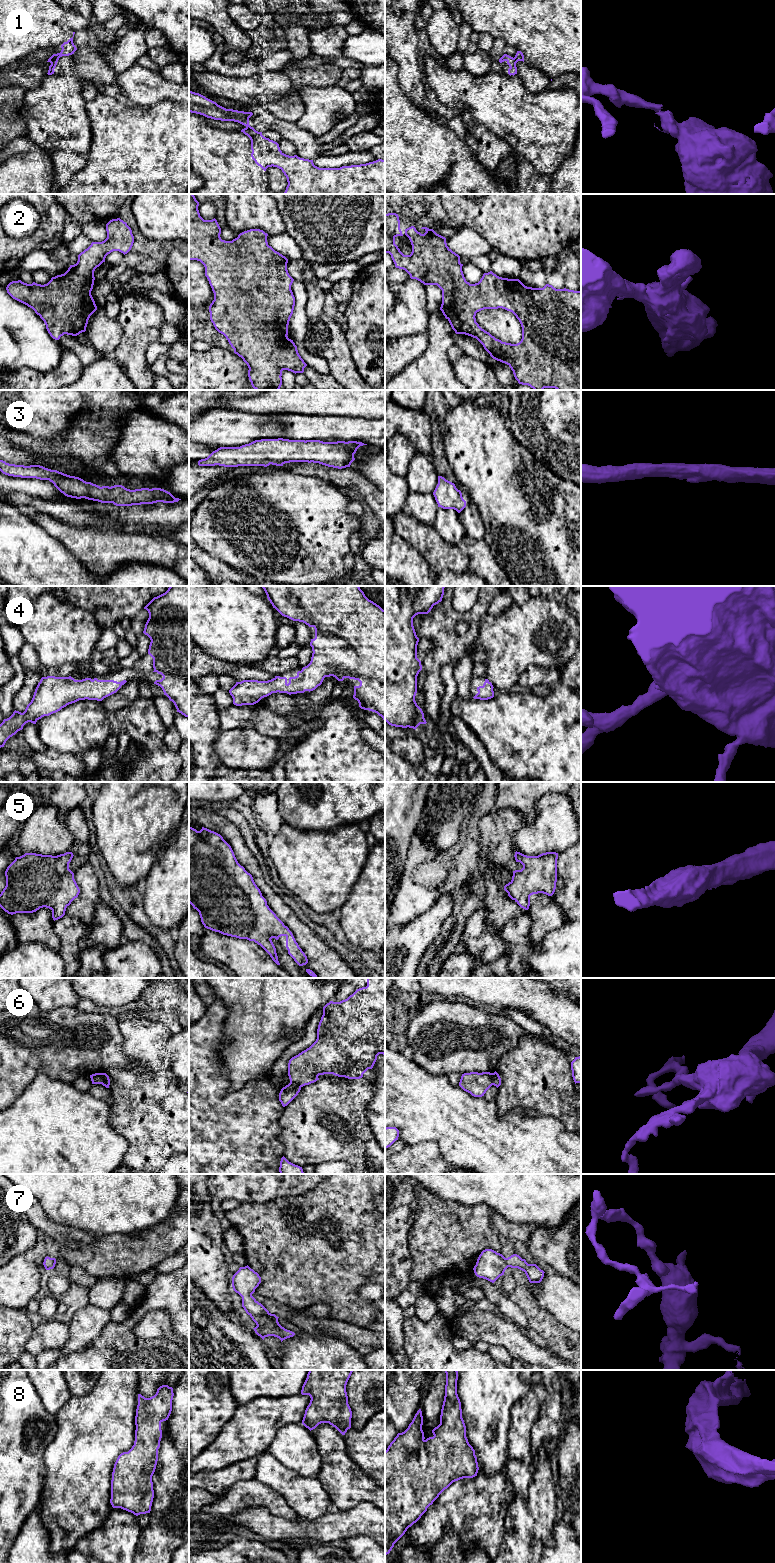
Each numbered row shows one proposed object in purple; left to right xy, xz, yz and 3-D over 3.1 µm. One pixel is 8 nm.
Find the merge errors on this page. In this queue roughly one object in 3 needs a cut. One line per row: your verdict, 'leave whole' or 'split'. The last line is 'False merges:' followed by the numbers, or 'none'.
1: split
2: leave whole
3: leave whole
4: leave whole
5: leave whole
6: split
7: leave whole
8: leave whole
False merges: 1, 6

